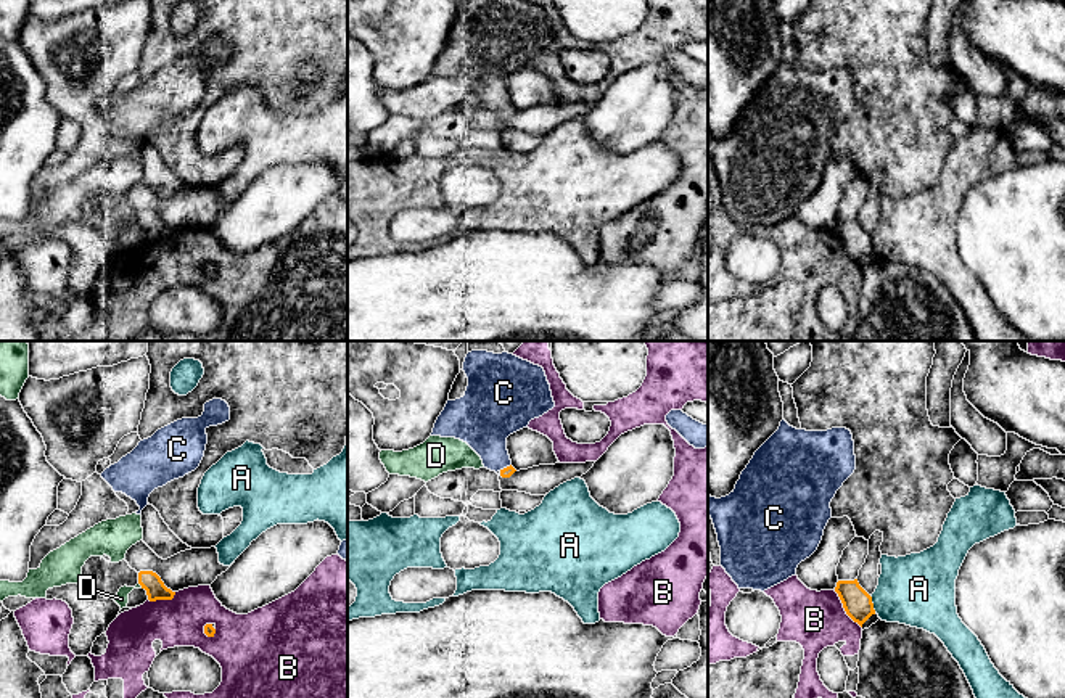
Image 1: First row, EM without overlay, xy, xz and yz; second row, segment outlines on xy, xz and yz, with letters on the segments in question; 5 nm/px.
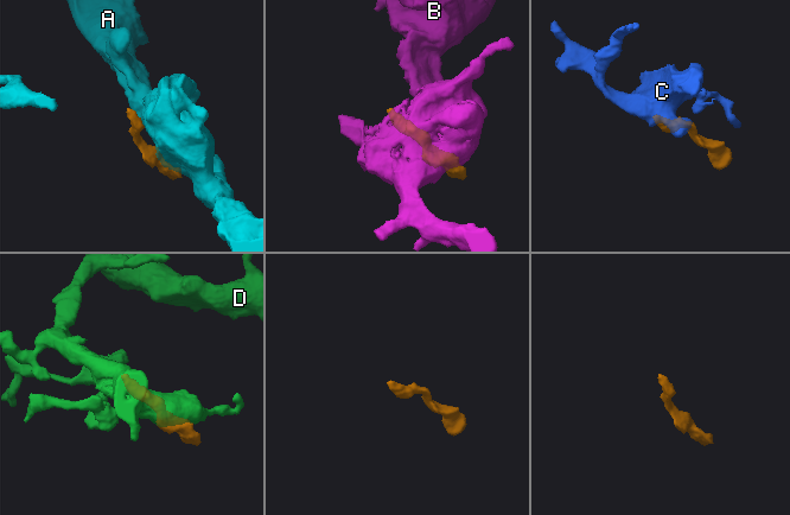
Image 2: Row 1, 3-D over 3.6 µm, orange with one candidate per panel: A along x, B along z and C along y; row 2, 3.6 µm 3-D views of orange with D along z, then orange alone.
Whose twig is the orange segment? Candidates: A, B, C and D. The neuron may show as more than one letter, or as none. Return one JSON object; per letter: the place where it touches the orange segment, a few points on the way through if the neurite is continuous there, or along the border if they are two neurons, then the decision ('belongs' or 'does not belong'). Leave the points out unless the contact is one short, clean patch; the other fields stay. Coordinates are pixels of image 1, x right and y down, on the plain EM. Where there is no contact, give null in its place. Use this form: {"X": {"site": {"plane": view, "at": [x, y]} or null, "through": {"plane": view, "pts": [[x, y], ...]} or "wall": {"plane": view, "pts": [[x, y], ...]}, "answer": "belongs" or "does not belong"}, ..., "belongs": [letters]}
{"A": {"site": {"plane": "yz", "at": [872, 243]}, "wall": {"plane": "yz", "pts": [[869, 235], [875, 251]]}, "answer": "does not belong"}, "B": {"site": {"plane": "yz", "at": [843, 246]}, "answer": "does not belong"}, "C": {"site": {"plane": "xz", "at": [504, 108]}, "through": {"plane": "xz", "pts": [[507, 111], [504, 108], [493, 92], [485, 63]]}, "answer": "belongs"}, "D": {"site": {"plane": "xy", "at": [140, 224]}, "wall": {"plane": "xy", "pts": [[139, 222], [142, 227]]}, "answer": "does not belong"}, "belongs": ["C"]}

